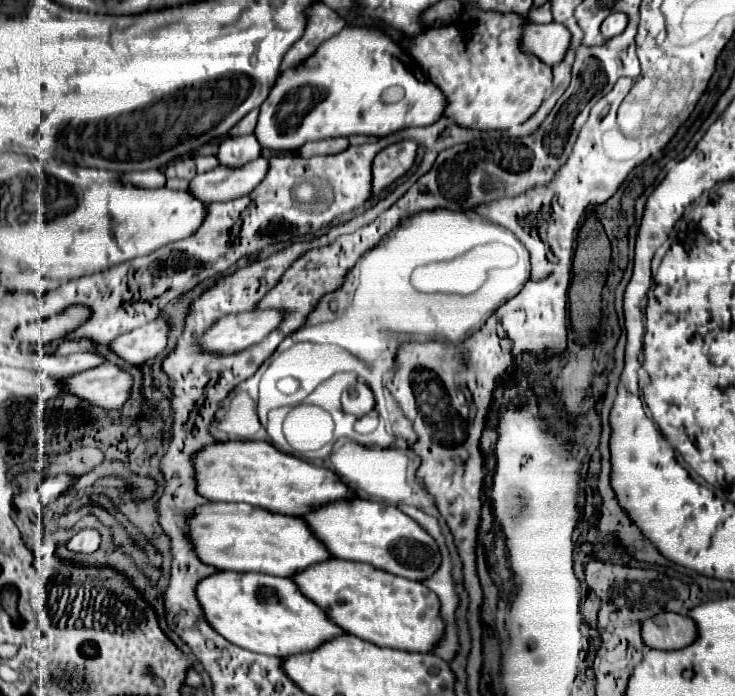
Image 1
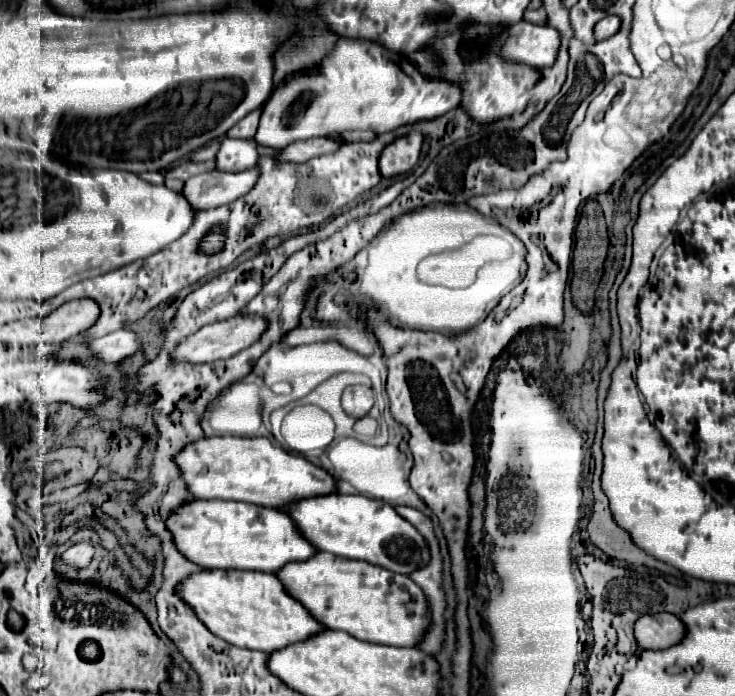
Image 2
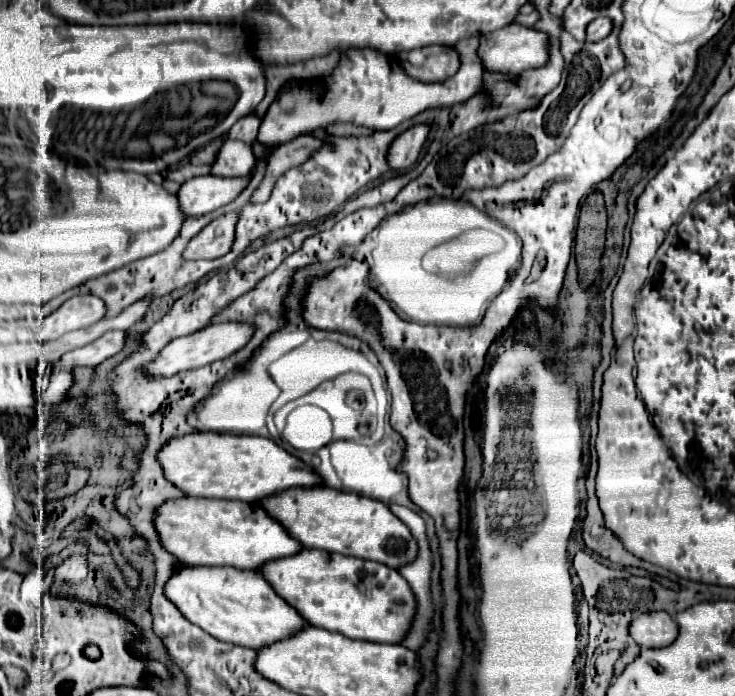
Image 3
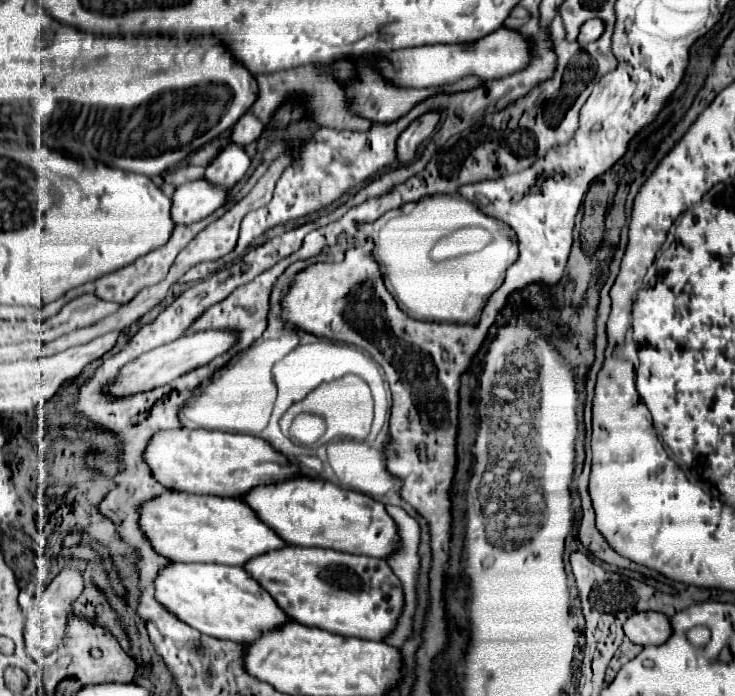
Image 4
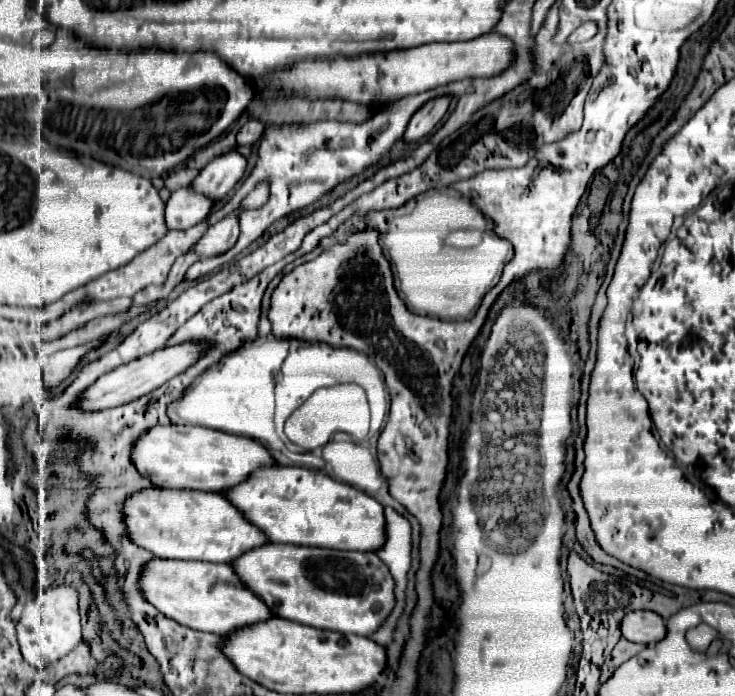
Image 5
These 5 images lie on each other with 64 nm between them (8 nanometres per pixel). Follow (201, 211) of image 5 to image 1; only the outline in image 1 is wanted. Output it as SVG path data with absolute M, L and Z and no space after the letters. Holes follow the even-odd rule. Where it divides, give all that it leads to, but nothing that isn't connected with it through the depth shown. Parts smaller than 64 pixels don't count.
M264 156L240 168L216 166L212 172L196 176L190 182L190 192L206 204L226 202L252 192L256 184L264 180L266 174L268 174L268 160Z

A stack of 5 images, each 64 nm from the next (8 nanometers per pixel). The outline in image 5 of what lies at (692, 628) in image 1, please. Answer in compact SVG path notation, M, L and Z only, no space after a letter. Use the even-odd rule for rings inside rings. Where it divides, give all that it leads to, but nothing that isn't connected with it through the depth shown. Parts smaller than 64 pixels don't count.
M630 612L622 620L622 636L638 644L656 644L666 636L666 622L656 612Z

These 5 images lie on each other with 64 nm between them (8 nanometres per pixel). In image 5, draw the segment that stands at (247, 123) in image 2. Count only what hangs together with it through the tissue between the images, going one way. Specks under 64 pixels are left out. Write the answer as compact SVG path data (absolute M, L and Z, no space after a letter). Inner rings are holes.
M250 120L248 124L244 124L236 136L238 146L246 146L246 144L254 144L260 136L264 134L264 124L258 120Z

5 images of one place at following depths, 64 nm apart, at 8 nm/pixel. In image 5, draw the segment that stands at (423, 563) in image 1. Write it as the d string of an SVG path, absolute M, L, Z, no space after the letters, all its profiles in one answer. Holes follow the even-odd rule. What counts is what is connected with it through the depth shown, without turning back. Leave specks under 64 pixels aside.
M264 468L224 496L272 542L336 550L378 552L386 540L384 508L366 492L306 468Z

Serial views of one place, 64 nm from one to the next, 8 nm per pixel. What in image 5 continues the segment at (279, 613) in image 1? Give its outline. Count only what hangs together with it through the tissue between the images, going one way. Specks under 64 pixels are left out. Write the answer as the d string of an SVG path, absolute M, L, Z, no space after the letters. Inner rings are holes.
M152 560L146 564L140 580L144 598L154 604L164 616L200 632L230 636L232 632L270 620L274 614L258 600L258 596L244 586L228 564L184 562L184 560Z

